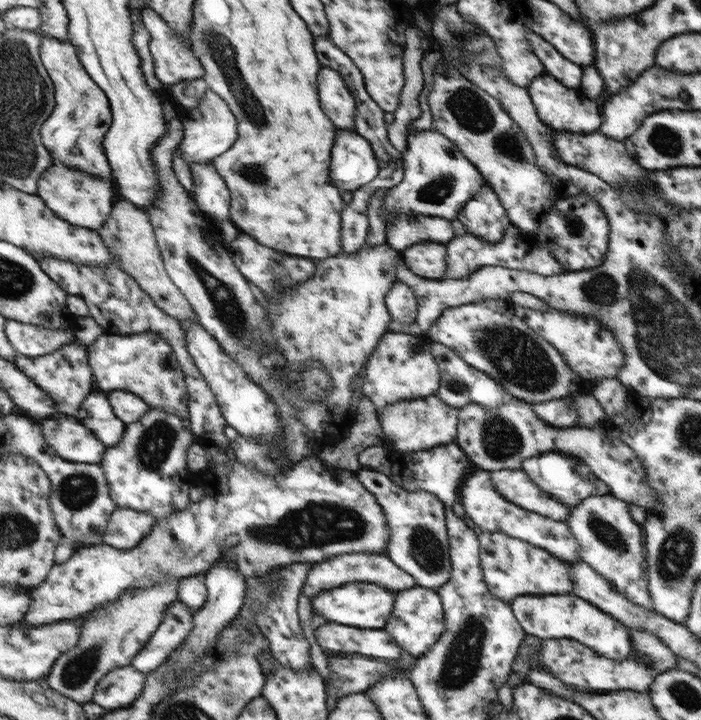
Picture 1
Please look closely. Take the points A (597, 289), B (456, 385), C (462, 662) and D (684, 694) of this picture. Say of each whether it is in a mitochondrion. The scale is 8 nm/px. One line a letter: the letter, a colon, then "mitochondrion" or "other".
A: mitochondrion
B: mitochondrion
C: mitochondrion
D: mitochondrion

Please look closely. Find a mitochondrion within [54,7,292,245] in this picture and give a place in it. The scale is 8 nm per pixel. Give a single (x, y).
(224, 54)

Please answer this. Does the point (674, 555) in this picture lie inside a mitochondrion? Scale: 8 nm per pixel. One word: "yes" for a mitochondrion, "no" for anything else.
yes

